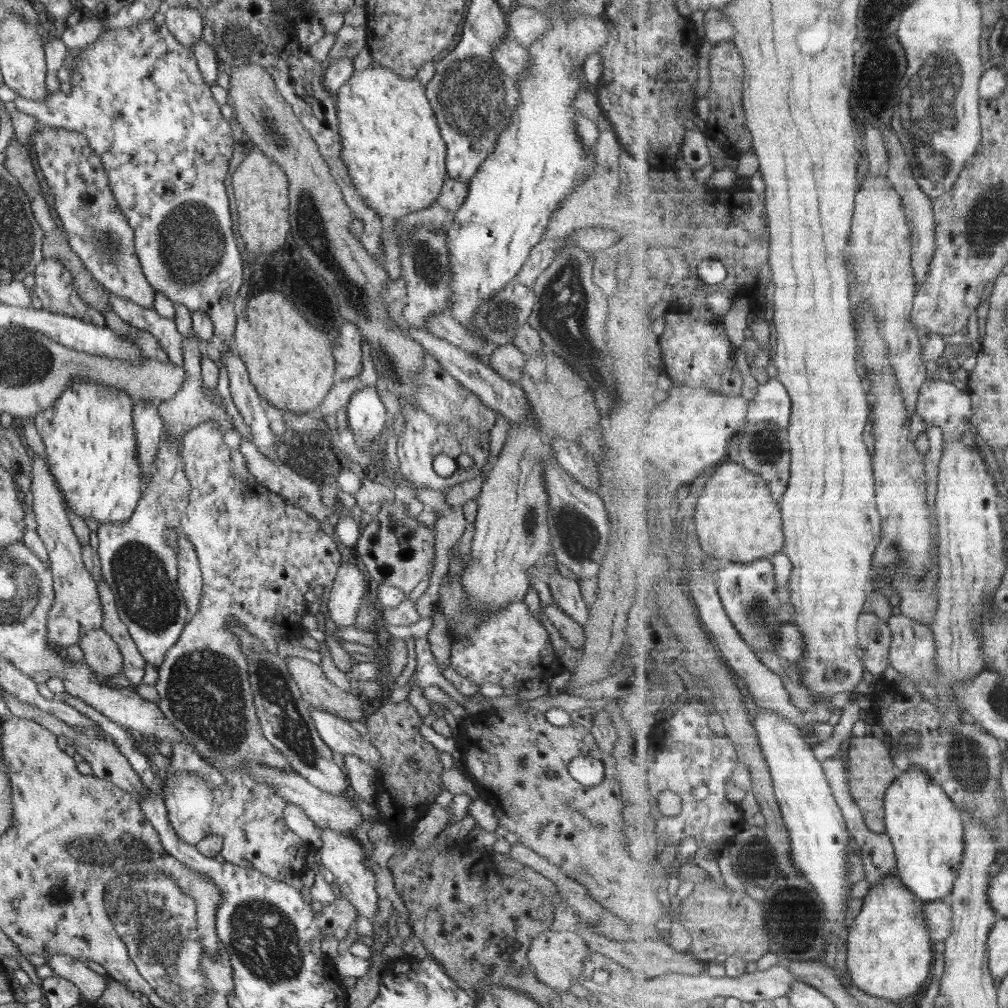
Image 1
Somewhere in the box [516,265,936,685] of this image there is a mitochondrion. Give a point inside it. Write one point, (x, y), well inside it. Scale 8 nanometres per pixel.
(576, 537)

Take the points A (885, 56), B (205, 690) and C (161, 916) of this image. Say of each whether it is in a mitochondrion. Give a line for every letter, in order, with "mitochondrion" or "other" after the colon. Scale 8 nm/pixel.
A: mitochondrion
B: mitochondrion
C: mitochondrion

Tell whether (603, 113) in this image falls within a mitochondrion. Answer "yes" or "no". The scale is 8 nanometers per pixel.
no

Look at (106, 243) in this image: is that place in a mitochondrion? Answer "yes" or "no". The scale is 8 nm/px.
yes

